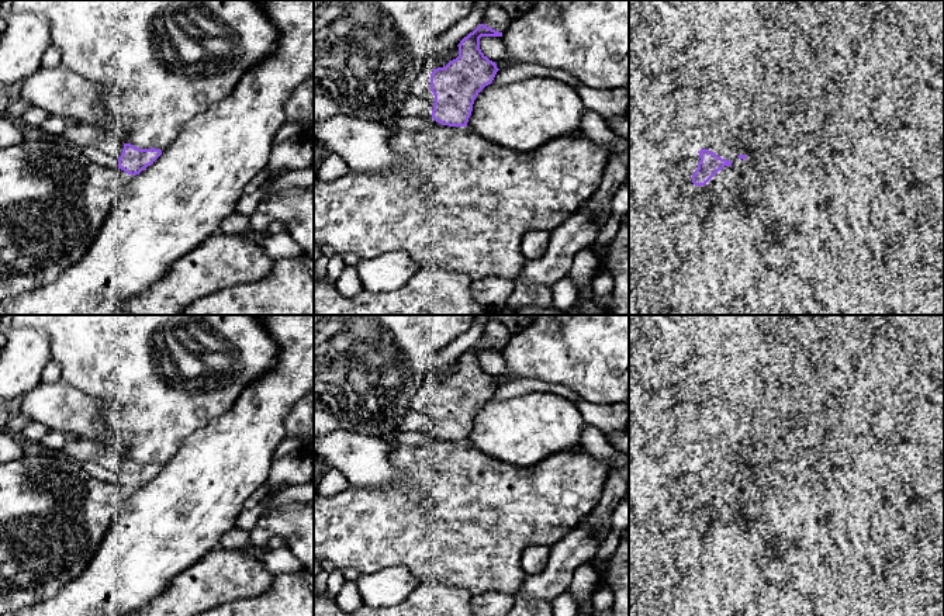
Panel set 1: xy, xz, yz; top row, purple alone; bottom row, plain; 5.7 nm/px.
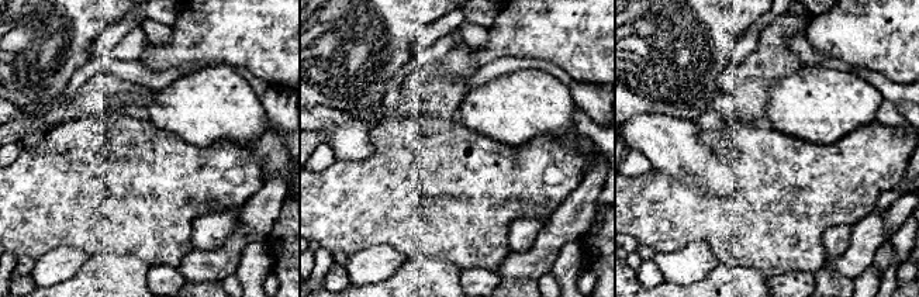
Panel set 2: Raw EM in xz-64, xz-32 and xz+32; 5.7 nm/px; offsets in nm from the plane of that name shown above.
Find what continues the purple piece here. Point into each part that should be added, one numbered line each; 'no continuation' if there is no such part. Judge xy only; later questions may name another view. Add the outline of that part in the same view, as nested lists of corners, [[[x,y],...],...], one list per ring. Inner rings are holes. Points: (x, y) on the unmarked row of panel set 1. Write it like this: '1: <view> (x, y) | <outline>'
1: xy (80, 450) | [[[72,440],[66,443],[58,453],[73,458],[79,463],[84,461],[94,461],[103,466],[104,468],[120,473],[124,464],[124,457],[117,454],[113,449],[108,446],[89,442],[89,440]]]

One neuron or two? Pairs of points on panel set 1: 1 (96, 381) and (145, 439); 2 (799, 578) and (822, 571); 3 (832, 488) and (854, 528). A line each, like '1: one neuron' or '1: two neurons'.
1: one neuron
2: one neuron
3: one neuron

